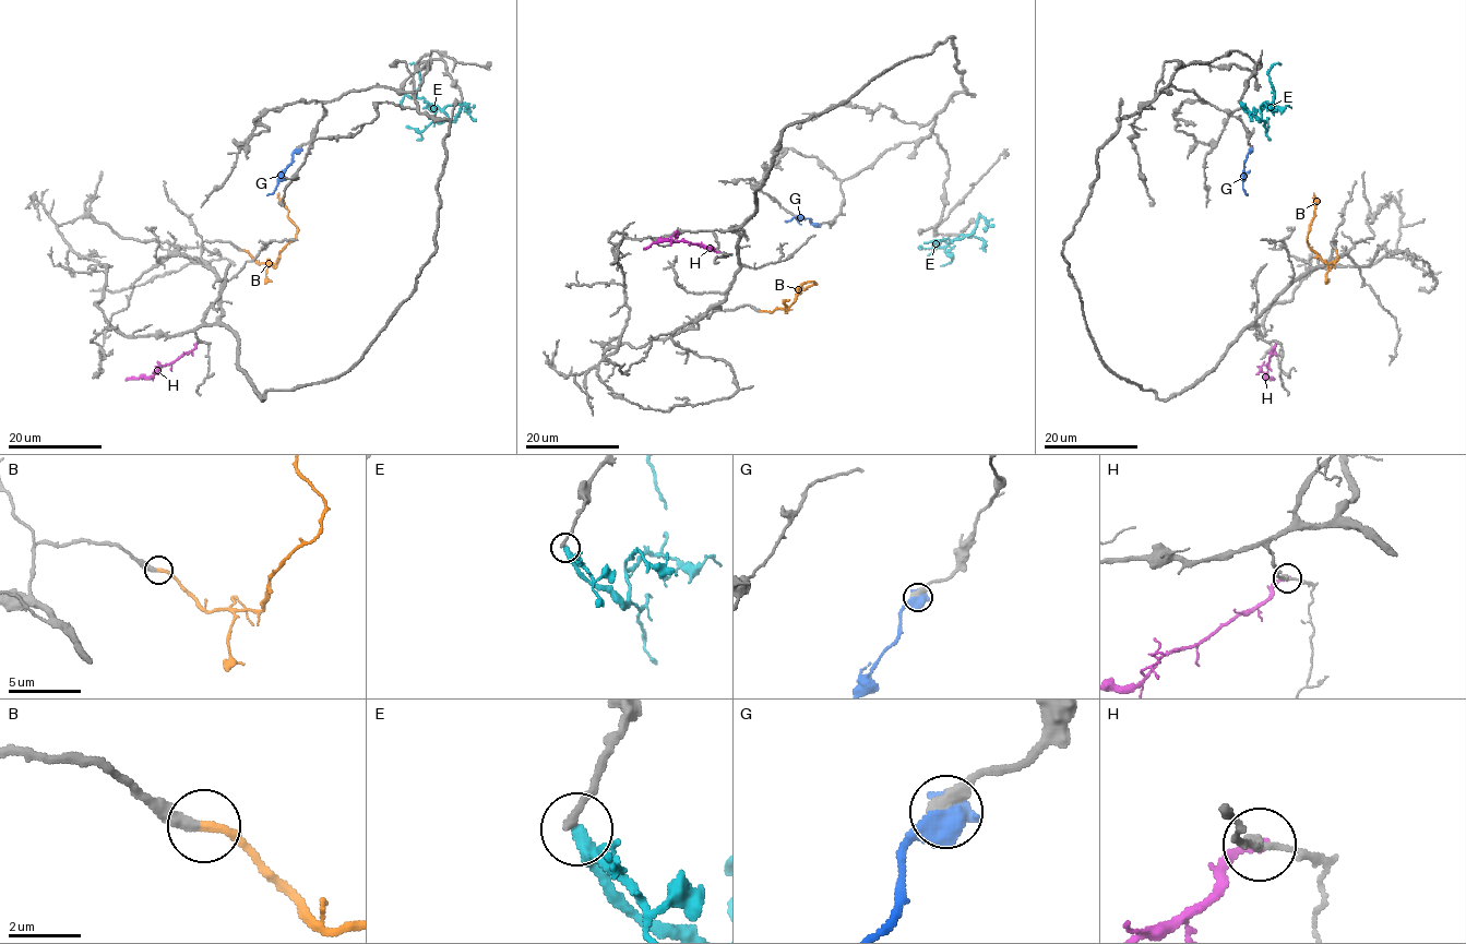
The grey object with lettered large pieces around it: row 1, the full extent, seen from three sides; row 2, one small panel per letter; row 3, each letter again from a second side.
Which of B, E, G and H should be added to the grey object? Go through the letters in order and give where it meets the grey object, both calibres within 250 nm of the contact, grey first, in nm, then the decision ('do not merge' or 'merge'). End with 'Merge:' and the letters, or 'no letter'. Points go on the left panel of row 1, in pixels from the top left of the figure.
B: (242, 250) | 360/260 nm | merge
E: (461, 102) | 220/280 nm | do not merge
G: (298, 148) | 360/750 nm | do not merge
H: (201, 342) | 160/280 nm | do not merge
Merge: B

